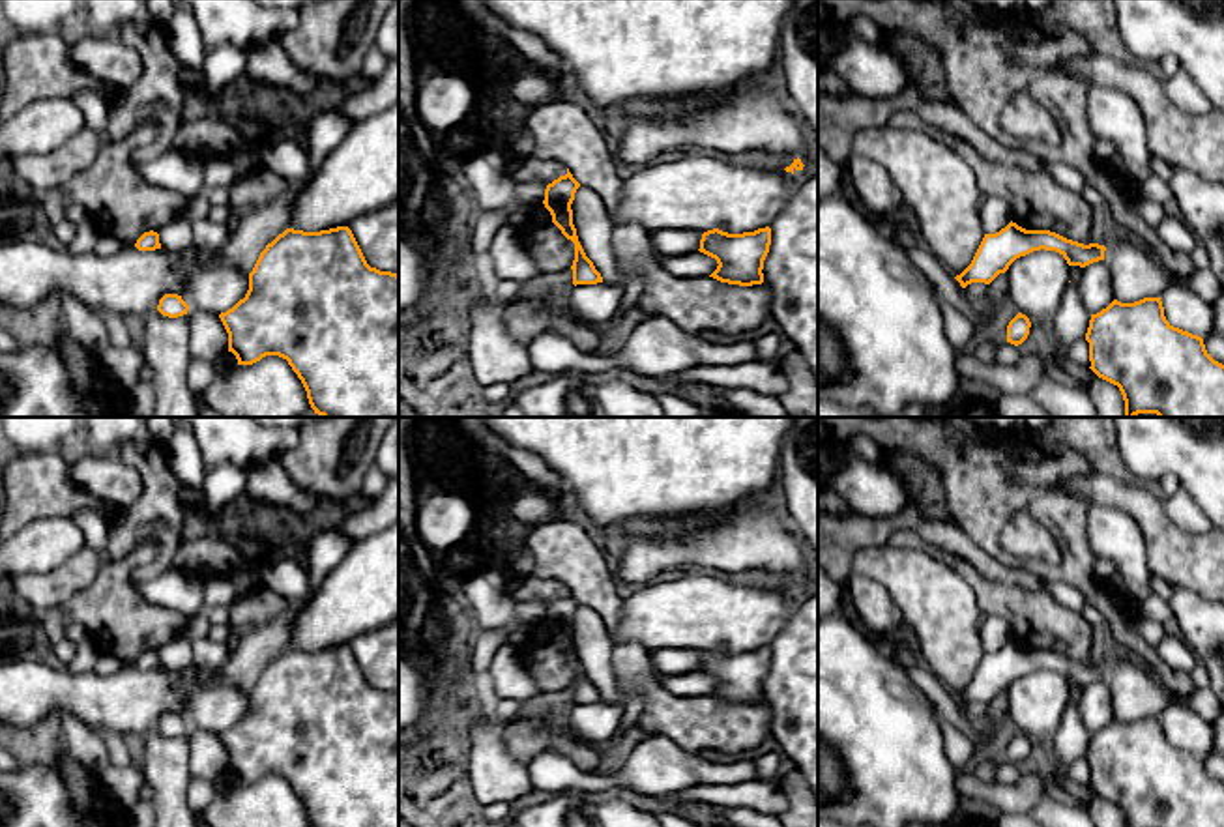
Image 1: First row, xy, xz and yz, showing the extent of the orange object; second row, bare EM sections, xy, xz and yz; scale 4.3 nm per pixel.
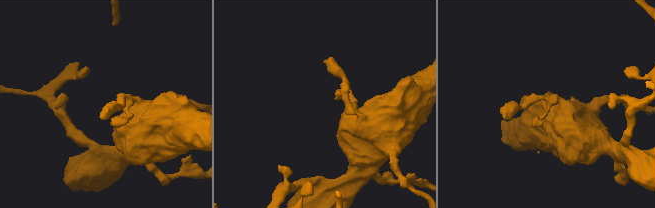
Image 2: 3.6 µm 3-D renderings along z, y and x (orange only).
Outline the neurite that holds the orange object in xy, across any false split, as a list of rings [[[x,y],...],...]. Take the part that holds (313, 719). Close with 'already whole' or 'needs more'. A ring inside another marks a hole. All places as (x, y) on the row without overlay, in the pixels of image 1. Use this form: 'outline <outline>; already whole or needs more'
outline [[[348,646],[320,651],[286,647],[260,672],[245,717],[219,737],[238,784],[266,775],[286,778],[311,827],[399,827],[399,694],[371,687]]]; already whole

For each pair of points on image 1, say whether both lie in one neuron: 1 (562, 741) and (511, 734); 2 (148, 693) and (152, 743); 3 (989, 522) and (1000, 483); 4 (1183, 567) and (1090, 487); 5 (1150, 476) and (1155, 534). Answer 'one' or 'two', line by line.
1: one
2: two
3: one
4: one
5: two

